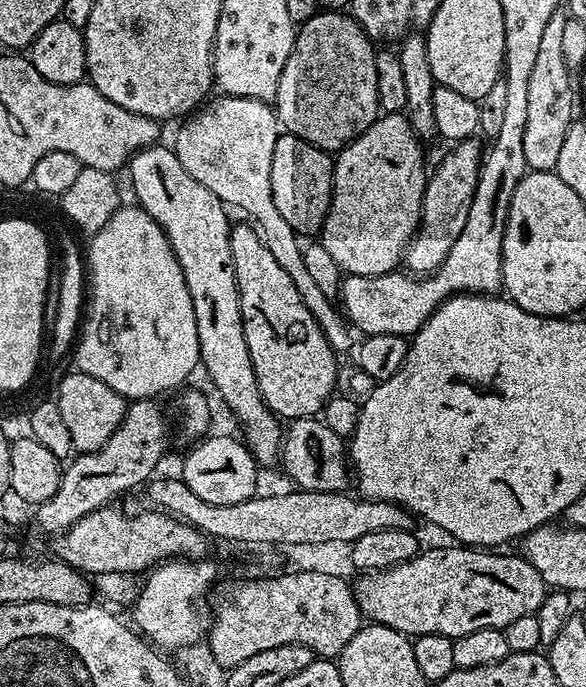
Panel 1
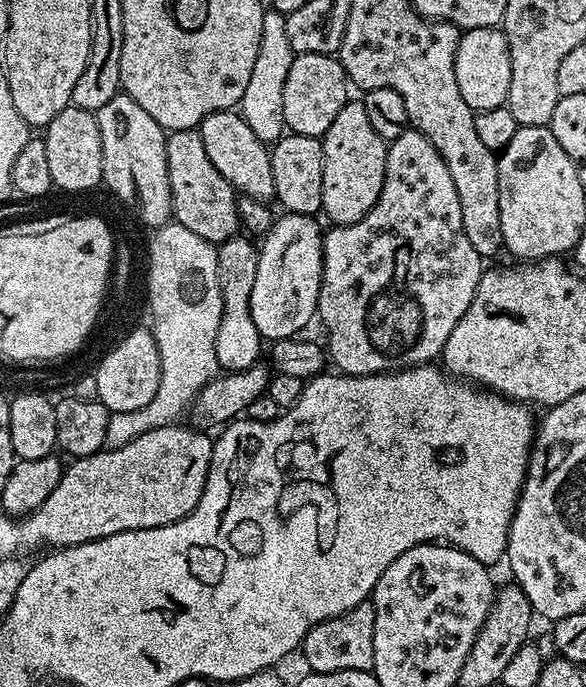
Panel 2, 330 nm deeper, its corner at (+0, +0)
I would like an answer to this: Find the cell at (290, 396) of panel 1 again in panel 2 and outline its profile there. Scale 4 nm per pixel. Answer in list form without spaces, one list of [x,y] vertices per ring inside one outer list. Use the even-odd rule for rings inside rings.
[[[187,128],[171,133],[166,142],[166,160],[175,223],[186,226],[186,230],[194,230],[198,238],[206,238],[206,242],[217,246],[235,237],[242,228],[238,193],[222,174],[218,174],[214,162],[210,162],[199,131]]]

